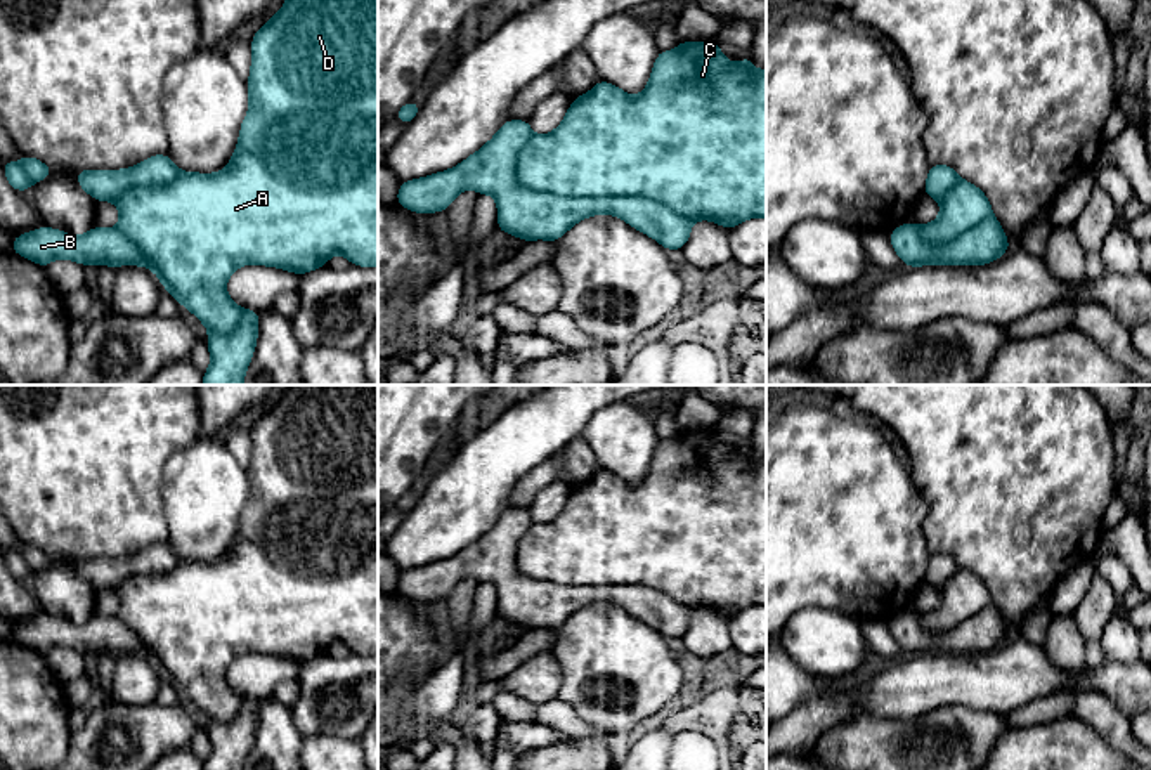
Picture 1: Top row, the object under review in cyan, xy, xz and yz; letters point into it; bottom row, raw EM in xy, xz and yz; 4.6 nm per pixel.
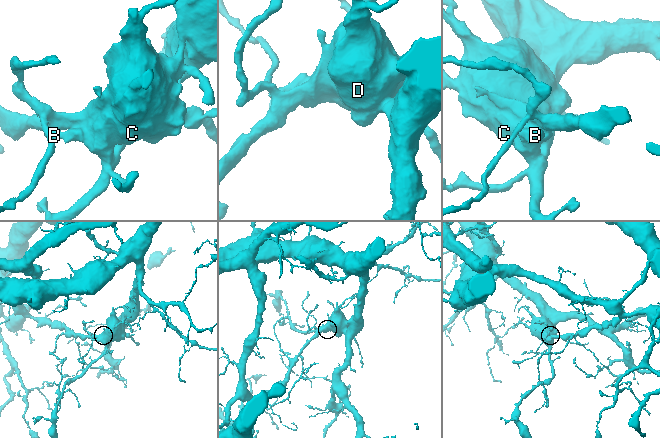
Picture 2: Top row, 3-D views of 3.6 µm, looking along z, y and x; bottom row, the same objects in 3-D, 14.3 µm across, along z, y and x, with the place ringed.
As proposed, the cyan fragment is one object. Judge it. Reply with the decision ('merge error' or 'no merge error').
merge error

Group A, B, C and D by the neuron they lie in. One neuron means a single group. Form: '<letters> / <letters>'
A C D / B

